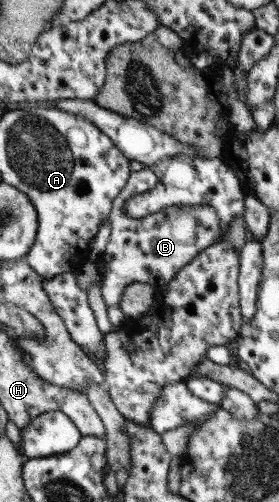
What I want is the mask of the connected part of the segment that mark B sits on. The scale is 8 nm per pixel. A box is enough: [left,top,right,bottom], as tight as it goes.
[100,167,220,307]

